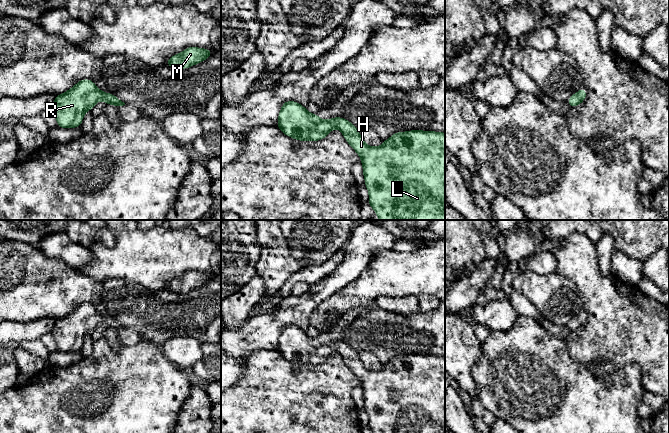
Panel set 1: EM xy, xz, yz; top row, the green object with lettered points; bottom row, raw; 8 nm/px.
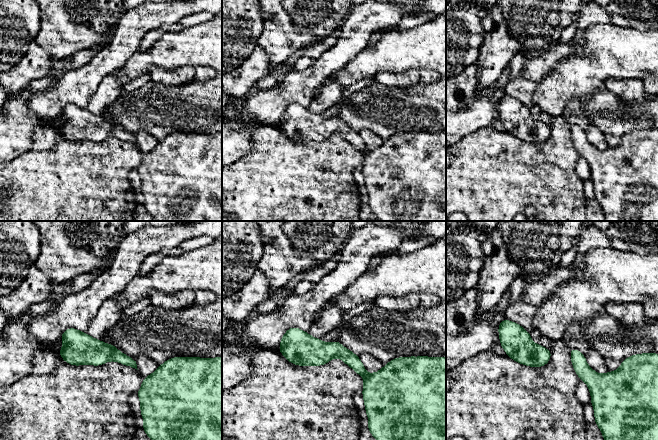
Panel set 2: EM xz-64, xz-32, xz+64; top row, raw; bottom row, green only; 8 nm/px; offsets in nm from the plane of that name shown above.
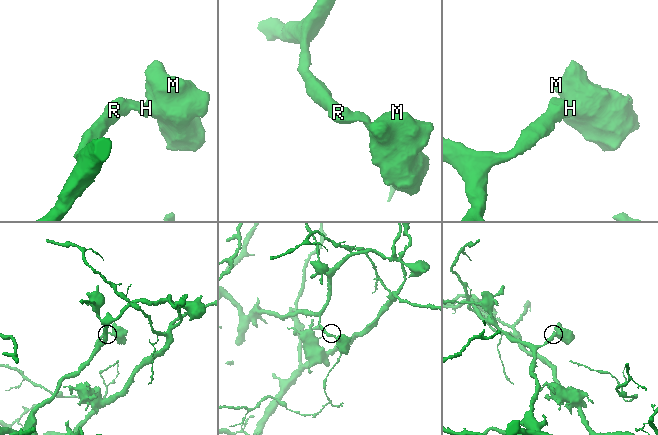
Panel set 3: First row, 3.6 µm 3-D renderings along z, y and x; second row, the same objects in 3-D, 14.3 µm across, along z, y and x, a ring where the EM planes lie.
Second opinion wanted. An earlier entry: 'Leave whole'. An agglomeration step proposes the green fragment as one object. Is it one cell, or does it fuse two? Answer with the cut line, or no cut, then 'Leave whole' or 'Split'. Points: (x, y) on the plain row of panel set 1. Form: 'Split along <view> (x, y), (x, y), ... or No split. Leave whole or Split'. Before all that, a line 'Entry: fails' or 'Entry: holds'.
Entry: holds
No split. Leave whole

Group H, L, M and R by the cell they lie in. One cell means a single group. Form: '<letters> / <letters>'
H L M R

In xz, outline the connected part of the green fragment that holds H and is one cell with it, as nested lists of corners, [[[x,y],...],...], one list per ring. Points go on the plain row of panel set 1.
[[[292,324],[282,328],[276,350],[286,360],[298,365],[320,365],[334,352],[339,352],[348,368],[361,381],[364,408],[369,416],[368,428],[373,433],[445,433],[445,357],[422,354],[396,356],[381,370],[370,371],[361,362],[359,353],[348,344],[342,341],[322,344]]]

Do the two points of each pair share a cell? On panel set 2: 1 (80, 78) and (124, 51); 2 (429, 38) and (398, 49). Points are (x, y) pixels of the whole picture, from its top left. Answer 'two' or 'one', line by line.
1: one
2: one

